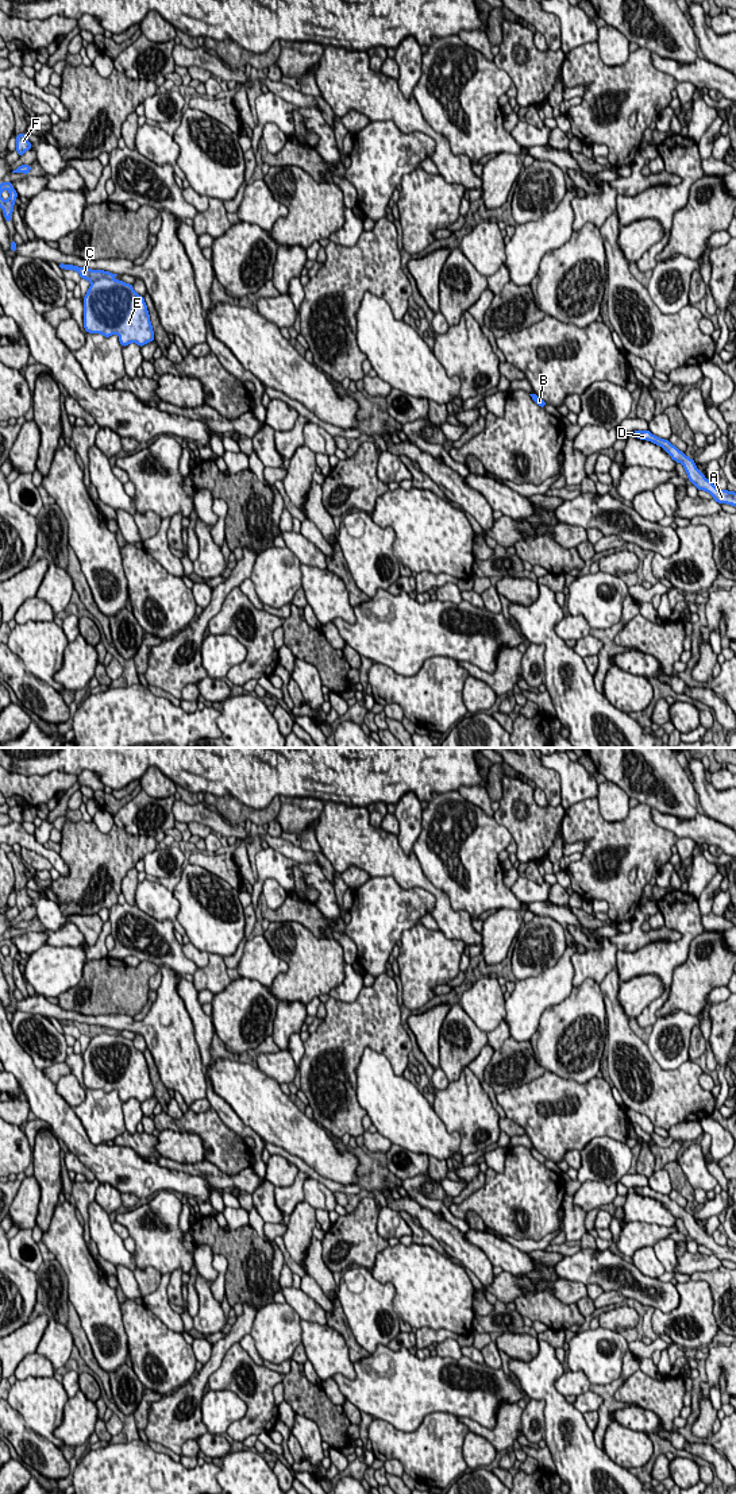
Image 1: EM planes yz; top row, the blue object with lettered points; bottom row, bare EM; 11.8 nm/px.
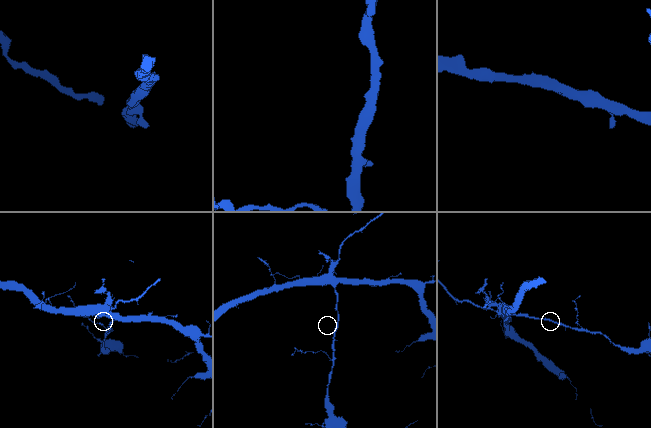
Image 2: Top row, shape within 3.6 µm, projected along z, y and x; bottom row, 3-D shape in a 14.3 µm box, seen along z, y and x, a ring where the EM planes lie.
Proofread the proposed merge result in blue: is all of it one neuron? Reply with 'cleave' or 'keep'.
keep

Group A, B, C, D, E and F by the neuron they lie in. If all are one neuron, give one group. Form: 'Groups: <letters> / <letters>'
Groups: A B C D E F

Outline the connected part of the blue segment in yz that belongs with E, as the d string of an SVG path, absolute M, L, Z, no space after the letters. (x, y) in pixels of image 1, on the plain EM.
M58 1019L63 1026L76 1026L90 1038L84 1053L84 1084L88 1089L105 1093L119 1090L123 1103L136 1099L139 1103L154 1096L155 1090L143 1051L134 1042L116 1036L117 1030Z

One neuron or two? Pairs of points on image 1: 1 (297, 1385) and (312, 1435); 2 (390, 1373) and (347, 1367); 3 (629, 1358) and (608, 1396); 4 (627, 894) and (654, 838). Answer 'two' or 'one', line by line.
1: two
2: two
3: one
4: one

